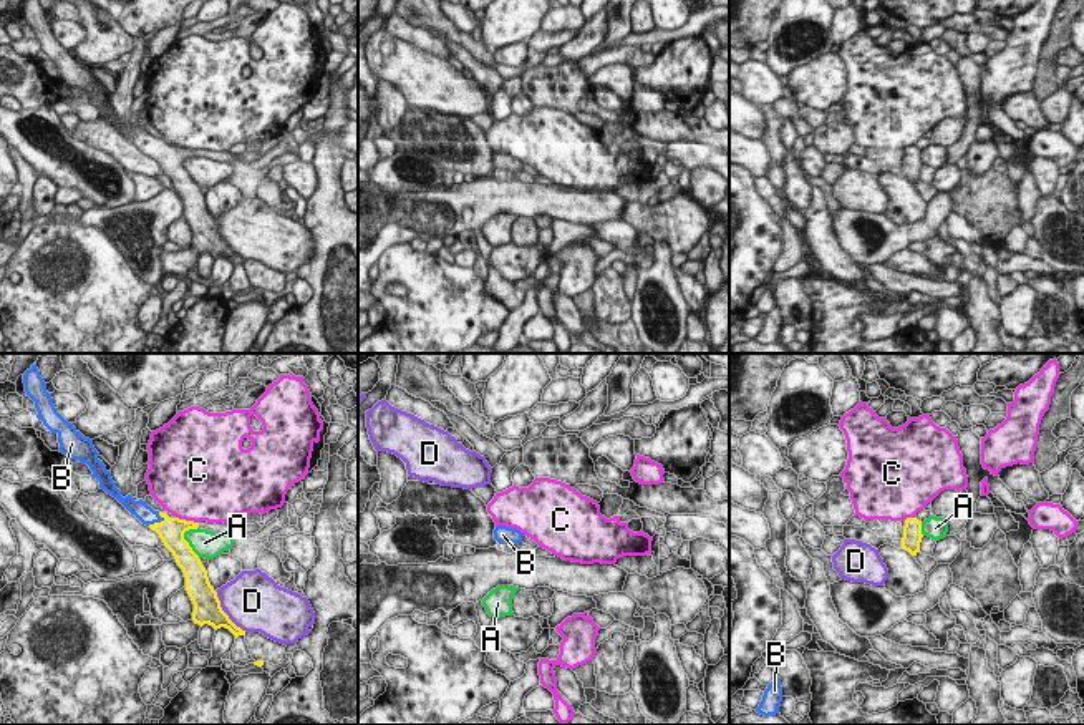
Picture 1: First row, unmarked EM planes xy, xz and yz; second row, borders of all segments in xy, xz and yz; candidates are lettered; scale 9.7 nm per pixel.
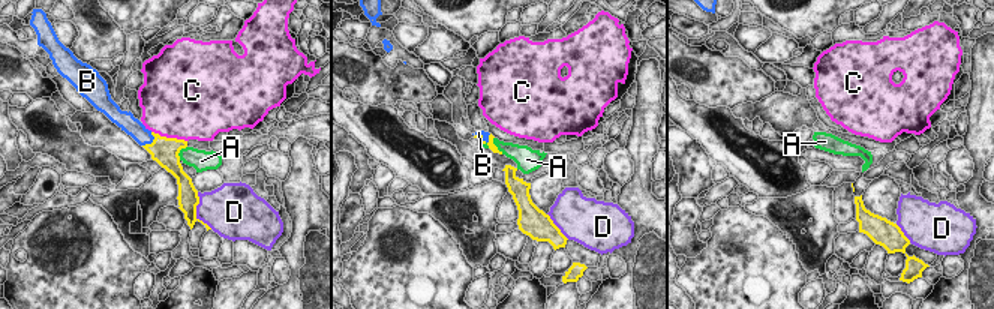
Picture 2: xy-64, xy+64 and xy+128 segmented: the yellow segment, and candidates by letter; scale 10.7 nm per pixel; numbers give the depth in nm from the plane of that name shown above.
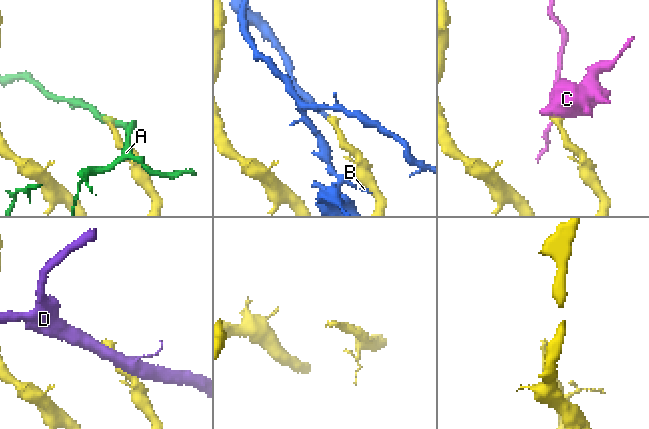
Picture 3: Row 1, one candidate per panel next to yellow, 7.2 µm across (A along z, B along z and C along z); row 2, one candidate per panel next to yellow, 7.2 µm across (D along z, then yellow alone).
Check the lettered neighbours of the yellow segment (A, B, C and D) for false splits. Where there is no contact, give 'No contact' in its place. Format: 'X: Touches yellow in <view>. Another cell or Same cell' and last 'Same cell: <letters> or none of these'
A: Touches yellow in xy. Another cell
B: Touches yellow in xy. Another cell
C: Touches yellow in xy. Another cell
D: Touches yellow in xy. Another cell
Same cell: none of these.

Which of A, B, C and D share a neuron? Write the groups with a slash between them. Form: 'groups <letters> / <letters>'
groups A / B / C / D

